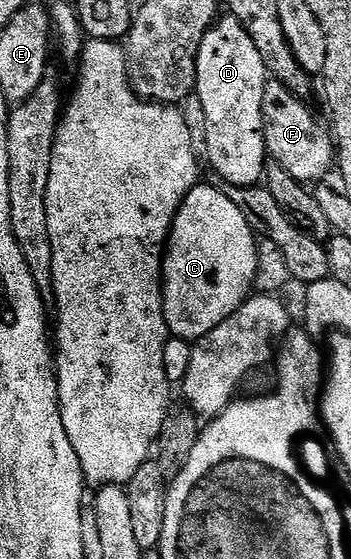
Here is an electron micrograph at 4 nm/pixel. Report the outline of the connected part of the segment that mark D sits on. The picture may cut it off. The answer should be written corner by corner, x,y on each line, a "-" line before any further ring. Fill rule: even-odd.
219,17
203,37
196,57
195,93
201,100
206,154
225,185
257,185
265,175
268,160
262,116
262,93
268,73
262,54
236,17

